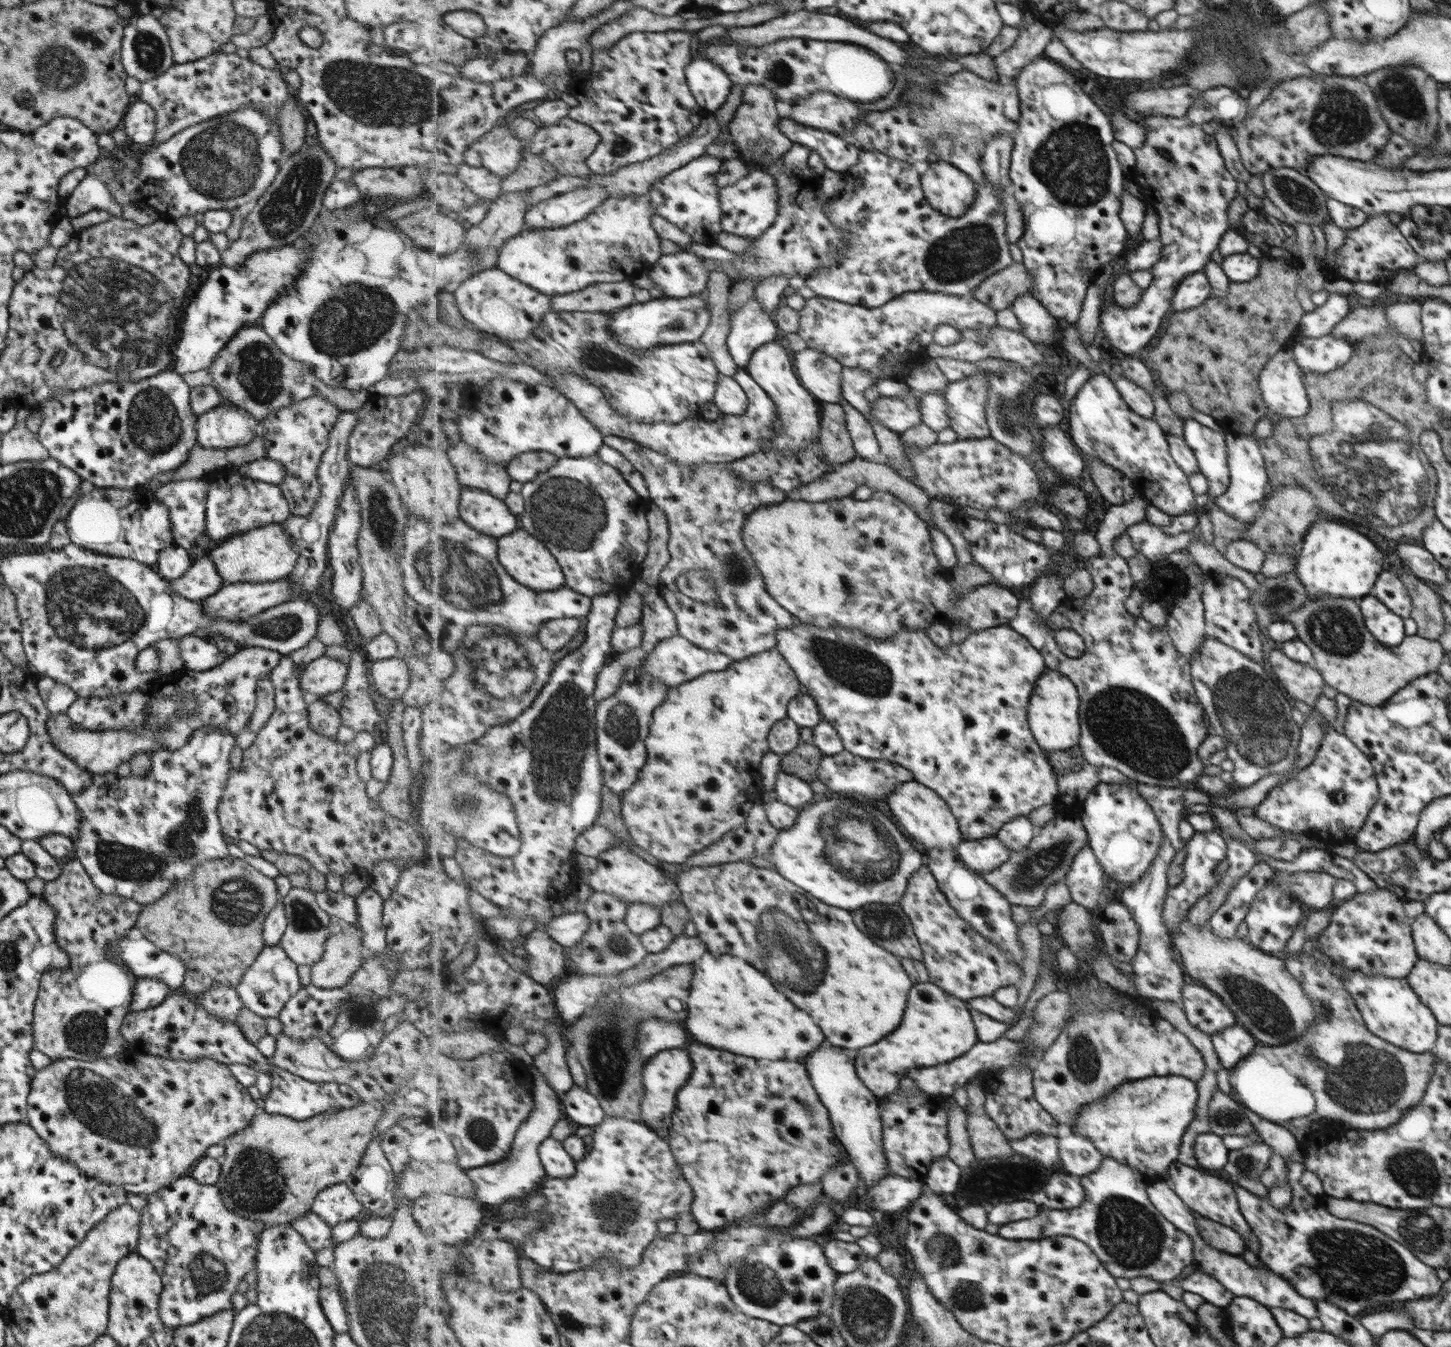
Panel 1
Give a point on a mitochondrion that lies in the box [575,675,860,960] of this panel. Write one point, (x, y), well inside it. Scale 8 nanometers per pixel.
(622, 721)

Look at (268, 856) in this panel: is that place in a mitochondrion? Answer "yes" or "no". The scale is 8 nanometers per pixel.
no

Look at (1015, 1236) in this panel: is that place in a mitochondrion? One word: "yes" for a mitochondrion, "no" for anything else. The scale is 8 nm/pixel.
no

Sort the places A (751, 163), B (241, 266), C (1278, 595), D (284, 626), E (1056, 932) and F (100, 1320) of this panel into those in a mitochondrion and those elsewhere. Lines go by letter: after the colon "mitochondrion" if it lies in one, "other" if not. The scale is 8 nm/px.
A: other
B: other
C: mitochondrion
D: mitochondrion
E: other
F: other

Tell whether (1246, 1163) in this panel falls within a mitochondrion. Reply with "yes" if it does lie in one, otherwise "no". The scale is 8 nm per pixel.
yes

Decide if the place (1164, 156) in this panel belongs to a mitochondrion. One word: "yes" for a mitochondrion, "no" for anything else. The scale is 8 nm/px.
yes

